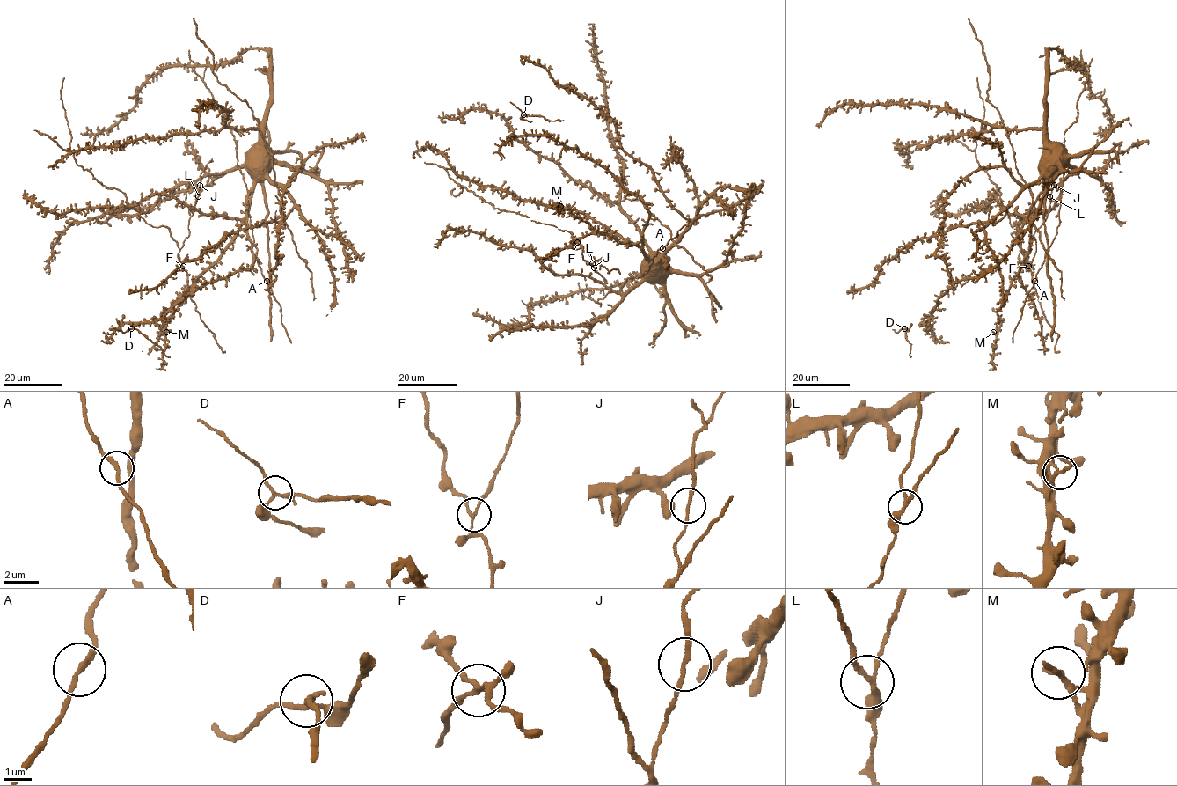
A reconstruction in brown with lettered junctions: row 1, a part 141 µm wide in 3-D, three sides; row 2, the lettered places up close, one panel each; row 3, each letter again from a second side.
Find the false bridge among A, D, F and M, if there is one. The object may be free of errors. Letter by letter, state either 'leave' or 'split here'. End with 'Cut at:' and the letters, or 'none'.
A: leave
D: leave
F: split here
M: leave
Cut at: F

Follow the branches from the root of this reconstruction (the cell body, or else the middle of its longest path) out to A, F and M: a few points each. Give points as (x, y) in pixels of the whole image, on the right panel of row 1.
A: (1047, 79), (1049, 49), (1072, 65), (1084, 62), (1086, 80), (1078, 119), (1063, 135), (1059, 225), (1035, 281)
F: (1047, 79), (1047, 141), (1067, 165), (1078, 172), (1054, 185), (1050, 210), (1034, 234), (1035, 252), (1028, 266)
M: (1047, 79), (1043, 202), (1032, 225), (1029, 253), (997, 312), (1000, 328), (993, 332)

